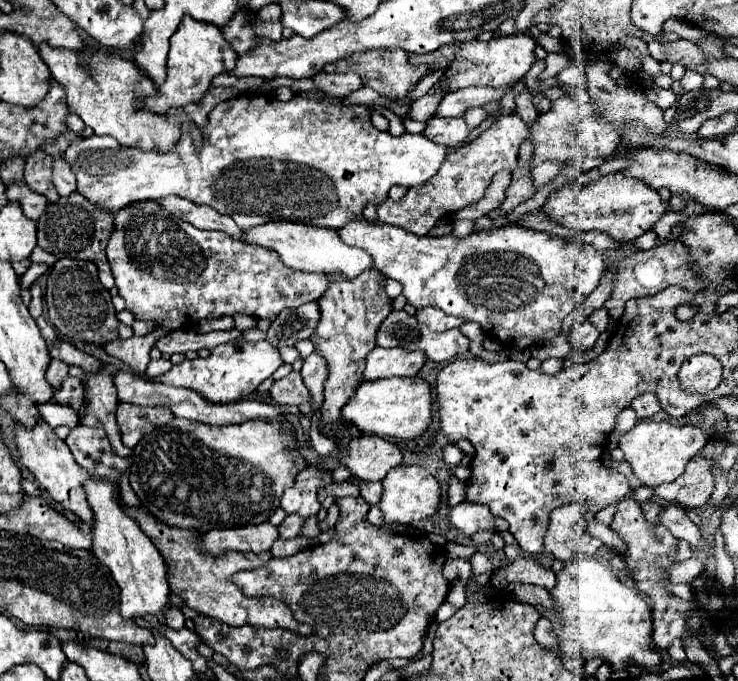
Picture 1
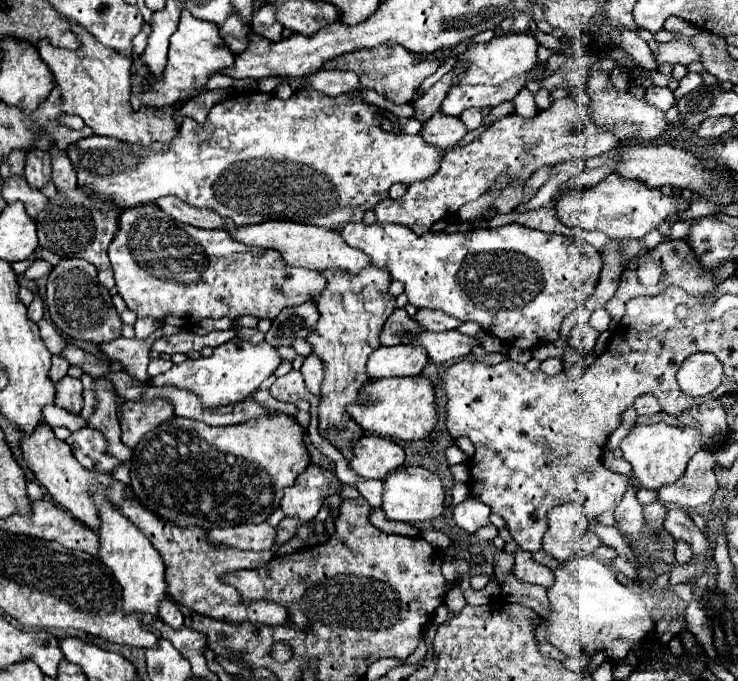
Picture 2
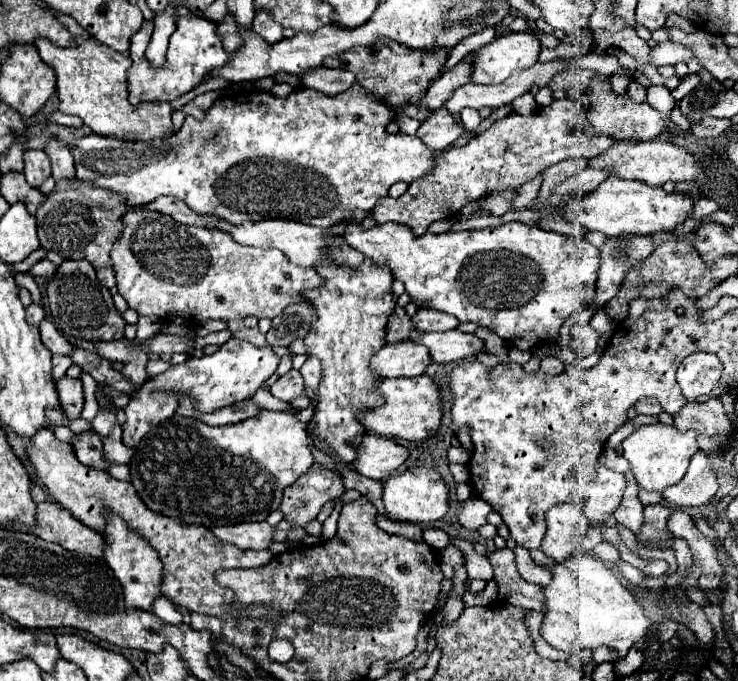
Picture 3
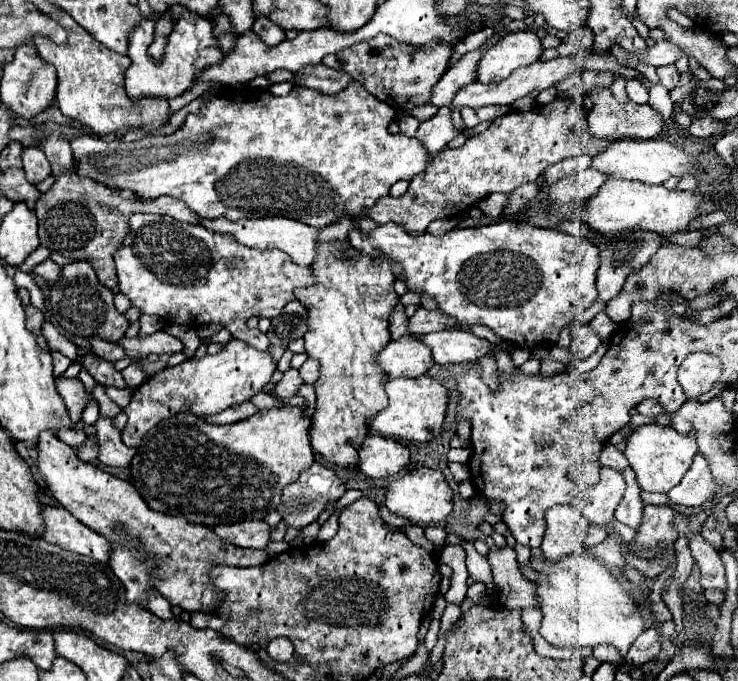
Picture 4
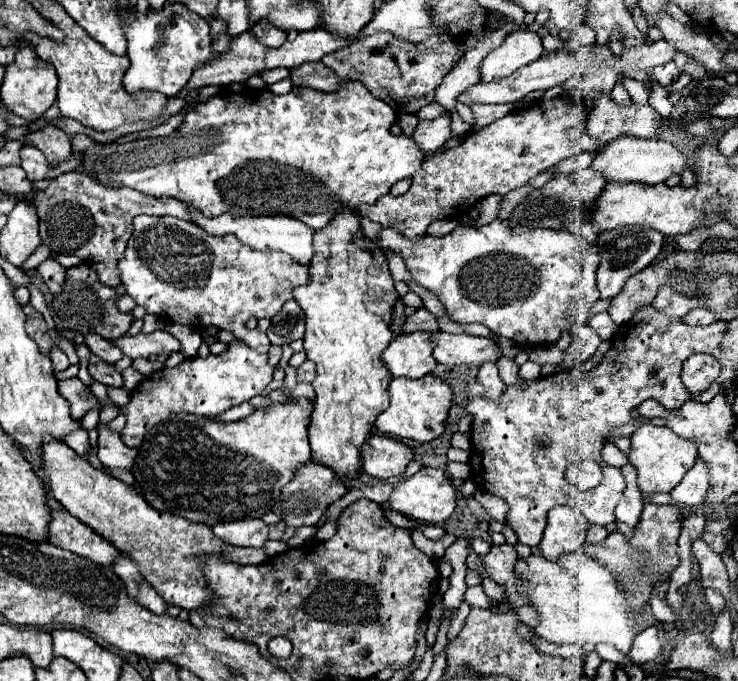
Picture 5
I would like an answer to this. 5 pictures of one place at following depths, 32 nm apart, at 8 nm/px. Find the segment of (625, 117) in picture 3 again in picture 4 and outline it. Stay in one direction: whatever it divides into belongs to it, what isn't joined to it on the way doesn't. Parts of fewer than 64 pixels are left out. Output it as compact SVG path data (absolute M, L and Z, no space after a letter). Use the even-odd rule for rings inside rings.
M596 88L596 94L590 96L592 100L592 110L588 112L588 122L590 122L590 134L602 140L620 140L620 138L654 138L664 124L664 118L650 108L648 104L634 104L634 102L616 102L614 96L610 94L608 88Z

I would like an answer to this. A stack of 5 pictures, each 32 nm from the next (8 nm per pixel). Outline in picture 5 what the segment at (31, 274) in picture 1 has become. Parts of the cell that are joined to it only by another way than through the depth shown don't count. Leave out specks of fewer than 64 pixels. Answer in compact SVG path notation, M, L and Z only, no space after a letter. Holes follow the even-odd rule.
M48 258L38 266L38 274L42 276L44 284L50 288L52 296L62 292L62 286L64 286L64 280L66 280L66 268L62 264Z

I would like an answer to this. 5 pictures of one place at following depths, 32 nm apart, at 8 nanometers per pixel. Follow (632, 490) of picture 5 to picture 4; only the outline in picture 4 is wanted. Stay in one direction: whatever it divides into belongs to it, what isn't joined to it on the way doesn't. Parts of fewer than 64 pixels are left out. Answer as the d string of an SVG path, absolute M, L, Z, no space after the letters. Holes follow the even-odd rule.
M628 466L628 468L624 468L622 474L624 474L624 480L626 480L626 492L624 492L624 498L620 500L620 504L616 508L616 520L636 528L640 524L640 518L642 518L644 502L638 496L638 482L636 482L634 470Z

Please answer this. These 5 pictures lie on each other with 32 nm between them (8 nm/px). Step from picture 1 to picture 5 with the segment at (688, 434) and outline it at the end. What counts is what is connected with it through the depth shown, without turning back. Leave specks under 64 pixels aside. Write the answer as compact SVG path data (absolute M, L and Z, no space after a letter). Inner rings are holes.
M642 424L632 434L632 450L628 452L628 460L638 470L638 488L644 496L656 494L656 492L670 492L684 474L694 466L696 462L696 444L688 440L680 440L668 426L654 426L654 424Z

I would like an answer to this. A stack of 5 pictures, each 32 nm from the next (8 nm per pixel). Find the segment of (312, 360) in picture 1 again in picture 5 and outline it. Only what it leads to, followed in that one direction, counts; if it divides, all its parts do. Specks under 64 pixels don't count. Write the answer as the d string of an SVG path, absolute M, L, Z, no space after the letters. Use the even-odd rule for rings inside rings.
M306 360L302 366L296 368L296 374L300 382L312 382L316 378L316 364L312 360Z

